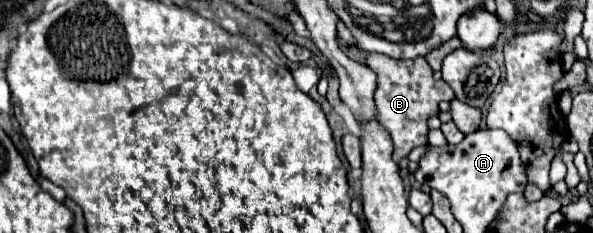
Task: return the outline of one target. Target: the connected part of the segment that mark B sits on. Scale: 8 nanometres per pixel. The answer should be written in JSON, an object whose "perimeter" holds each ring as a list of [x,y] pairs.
{"perimeter":[[[366,52],[366,66],[378,74],[378,88],[376,88],[378,122],[392,136],[394,162],[398,164],[402,158],[410,154],[412,148],[428,144],[428,118],[438,116],[438,104],[442,100],[452,100],[454,92],[444,80],[432,78],[432,68],[428,66],[424,56],[416,60],[394,60],[386,54]]]}

